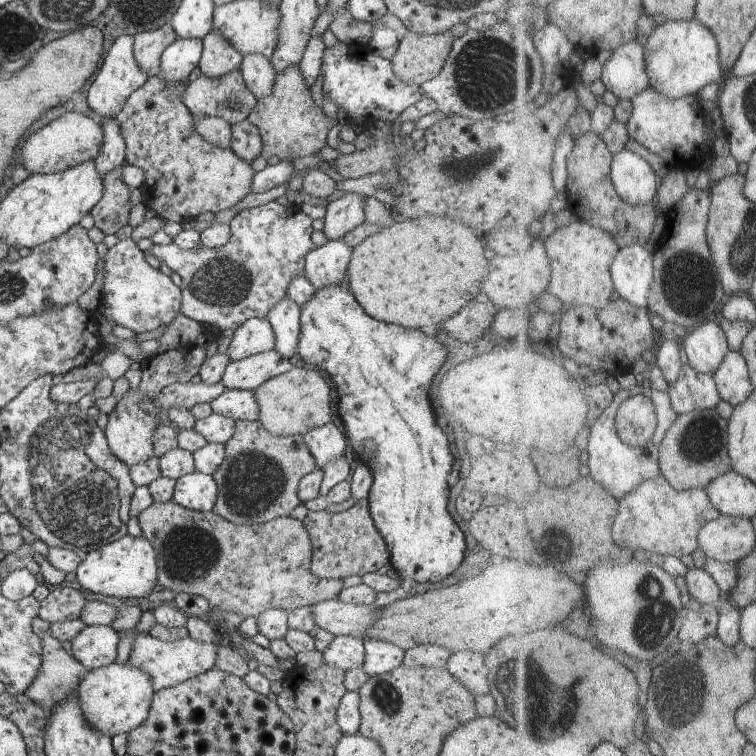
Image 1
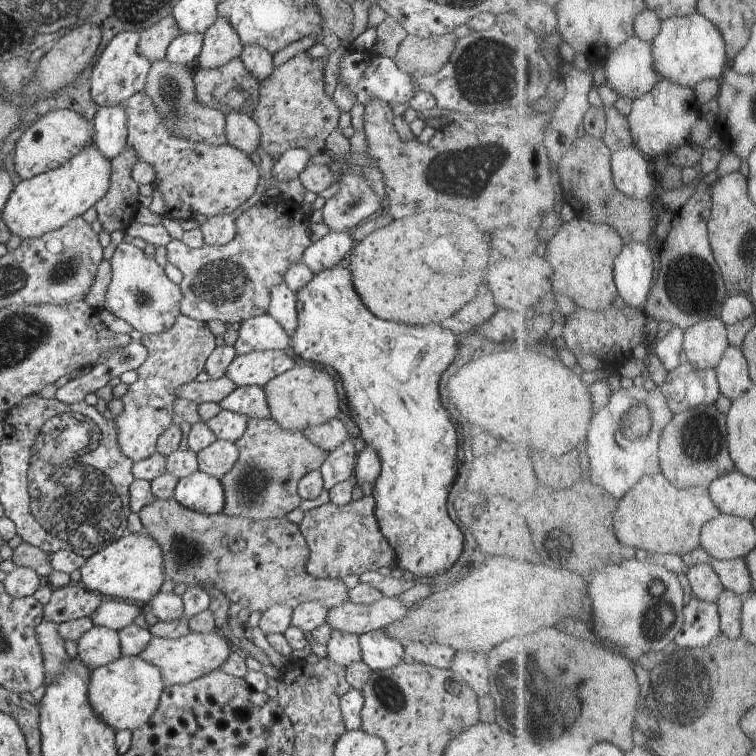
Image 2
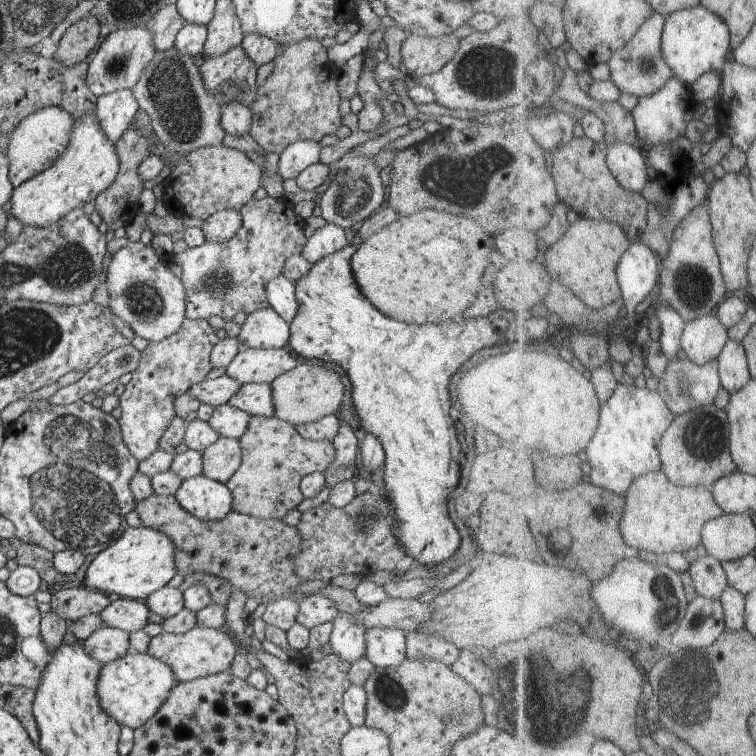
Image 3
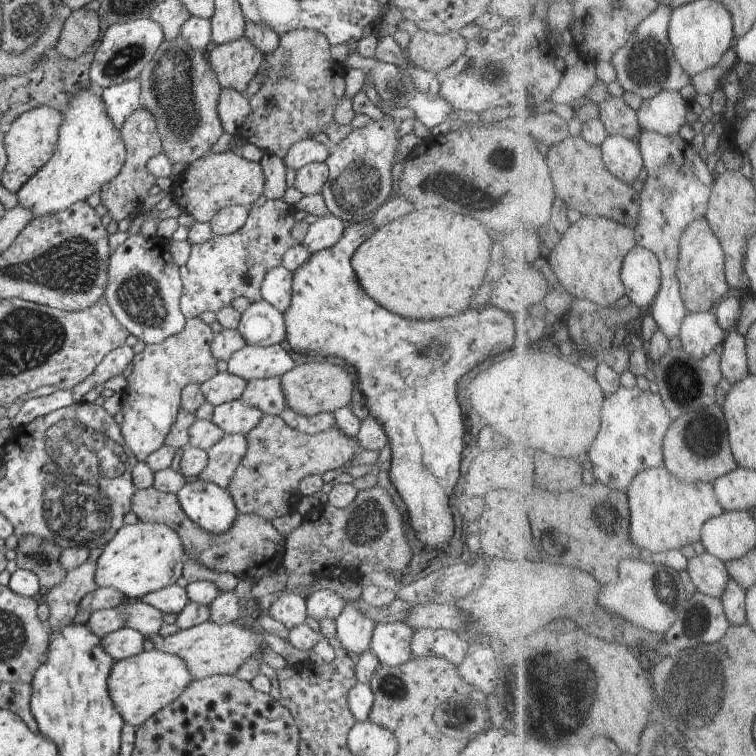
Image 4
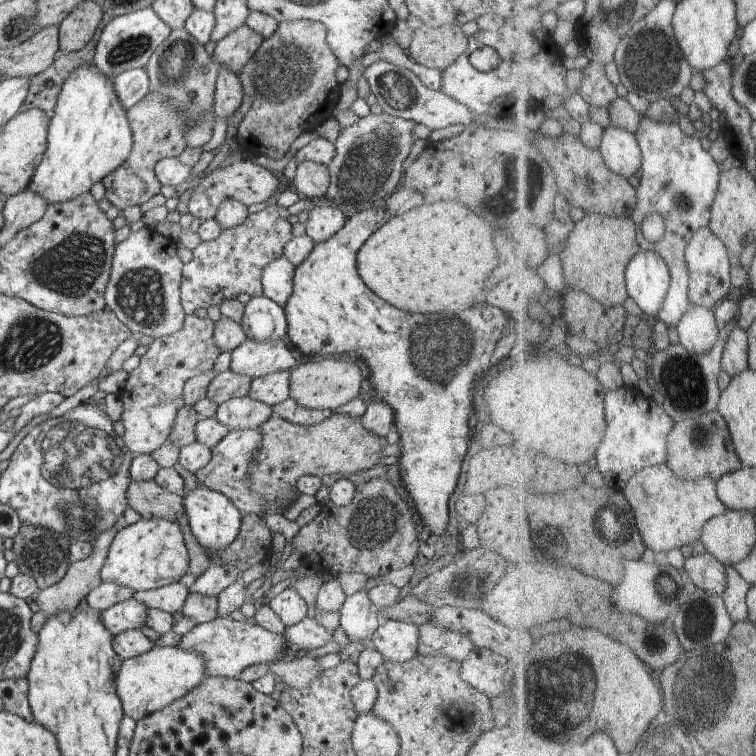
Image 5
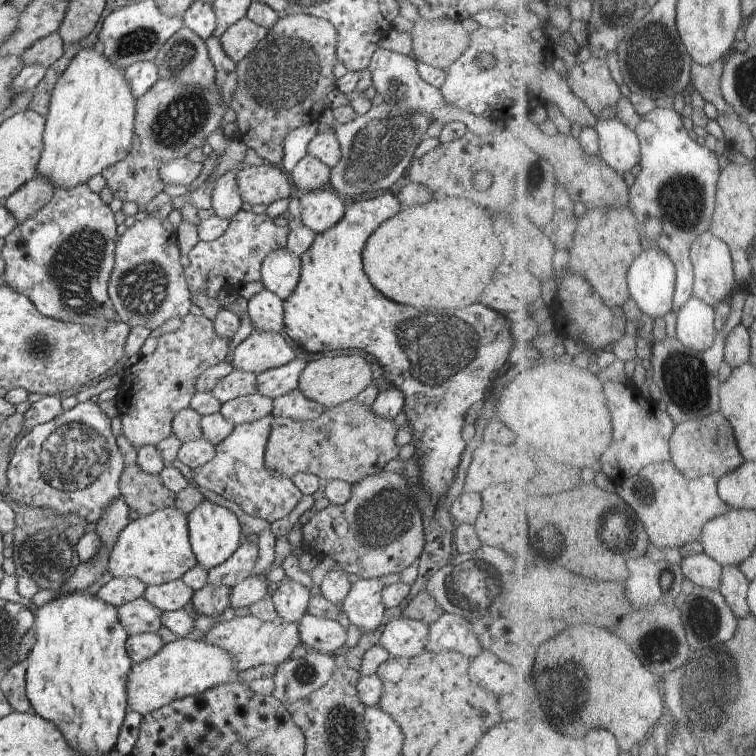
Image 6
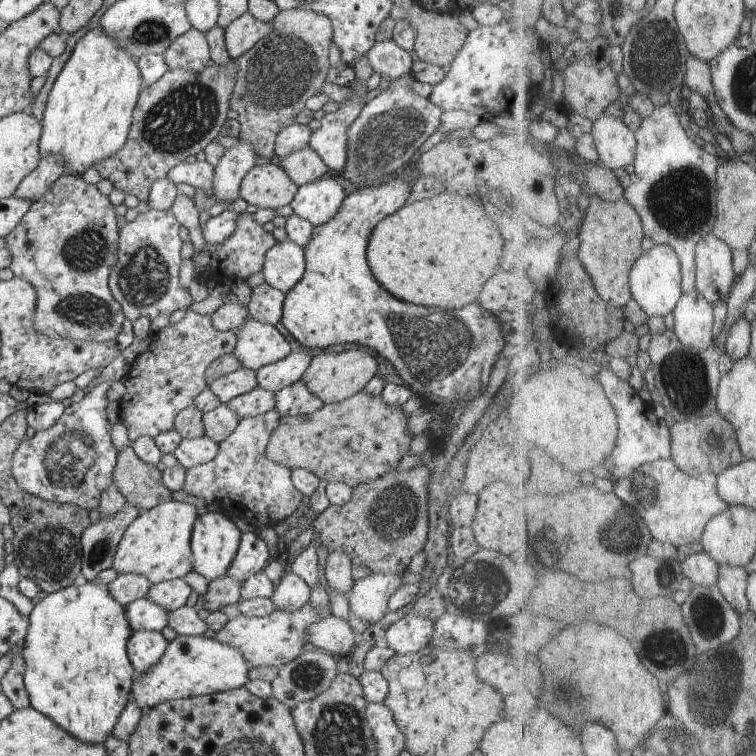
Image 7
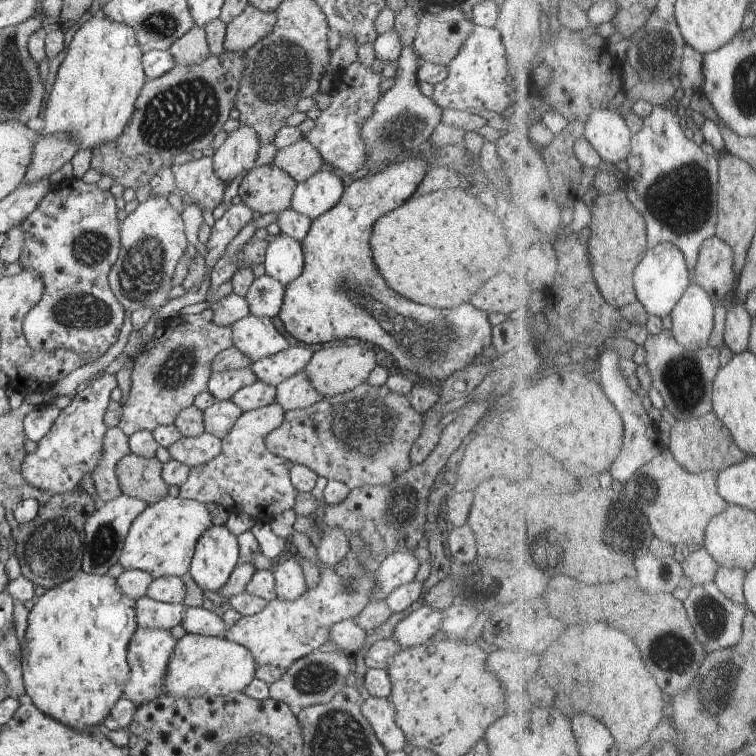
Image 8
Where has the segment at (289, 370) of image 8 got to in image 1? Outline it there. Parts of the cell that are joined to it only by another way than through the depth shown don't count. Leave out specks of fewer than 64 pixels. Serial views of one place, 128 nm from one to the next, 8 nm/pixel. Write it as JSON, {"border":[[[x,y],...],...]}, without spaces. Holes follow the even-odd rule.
{"border":[[[226,389],[211,402],[212,412],[232,420],[258,421],[260,409],[254,391]]]}

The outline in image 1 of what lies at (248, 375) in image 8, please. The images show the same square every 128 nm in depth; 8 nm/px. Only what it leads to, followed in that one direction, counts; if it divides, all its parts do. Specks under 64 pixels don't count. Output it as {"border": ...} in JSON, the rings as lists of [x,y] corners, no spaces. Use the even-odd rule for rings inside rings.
{"border":[[[191,381],[174,383],[161,390],[155,399],[155,406],[167,411],[173,406],[191,409],[196,403],[211,403],[226,389],[222,381],[214,386],[202,381],[196,384]]]}

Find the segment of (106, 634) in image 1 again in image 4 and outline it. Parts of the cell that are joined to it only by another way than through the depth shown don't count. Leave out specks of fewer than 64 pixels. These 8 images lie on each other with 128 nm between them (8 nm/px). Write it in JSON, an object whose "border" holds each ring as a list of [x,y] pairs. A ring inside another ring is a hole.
{"border":[[[122,627],[104,636],[100,648],[109,654],[114,662],[118,662],[144,651],[144,637],[136,630]]]}

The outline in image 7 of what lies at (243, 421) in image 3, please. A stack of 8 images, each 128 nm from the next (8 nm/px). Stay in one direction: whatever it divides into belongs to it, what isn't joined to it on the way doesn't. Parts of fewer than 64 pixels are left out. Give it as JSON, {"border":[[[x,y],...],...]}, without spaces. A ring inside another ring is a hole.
{"border":[[[257,386],[254,390],[229,400],[226,406],[234,410],[239,419],[258,416],[275,409],[275,394]]]}

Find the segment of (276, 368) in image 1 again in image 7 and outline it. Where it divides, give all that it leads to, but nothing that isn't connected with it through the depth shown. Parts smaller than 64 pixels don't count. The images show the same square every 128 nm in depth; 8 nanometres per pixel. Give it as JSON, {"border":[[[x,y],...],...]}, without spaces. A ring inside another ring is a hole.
{"border":[[[248,320],[236,331],[237,343],[233,352],[245,369],[260,370],[291,353],[290,342],[272,324]]]}

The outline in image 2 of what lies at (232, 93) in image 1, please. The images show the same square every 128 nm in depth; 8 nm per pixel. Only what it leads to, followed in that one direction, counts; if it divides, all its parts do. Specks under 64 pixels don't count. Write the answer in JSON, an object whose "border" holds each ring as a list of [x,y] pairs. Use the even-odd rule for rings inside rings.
{"border":[[[240,57],[230,60],[226,66],[216,70],[194,69],[193,81],[195,84],[196,100],[204,106],[211,106],[213,109],[228,108],[230,112],[238,108],[240,112],[251,114],[259,101],[258,78],[254,78]],[[228,90],[240,90],[246,92],[246,98],[240,98],[244,102],[234,102],[234,106],[228,106],[222,98]],[[220,100],[220,102],[218,102]]]}

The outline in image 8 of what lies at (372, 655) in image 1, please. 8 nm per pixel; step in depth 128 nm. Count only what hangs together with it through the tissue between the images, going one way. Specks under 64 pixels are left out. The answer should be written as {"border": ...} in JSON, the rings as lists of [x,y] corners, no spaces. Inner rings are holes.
{"border":[[[424,605],[395,626],[391,639],[398,642],[404,650],[426,644],[438,637],[443,618],[442,610]]]}

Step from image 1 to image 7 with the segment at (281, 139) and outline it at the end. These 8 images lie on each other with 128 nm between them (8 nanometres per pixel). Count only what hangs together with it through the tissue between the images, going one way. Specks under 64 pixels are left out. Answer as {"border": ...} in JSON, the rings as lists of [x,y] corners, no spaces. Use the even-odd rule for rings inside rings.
{"border":[[[302,9],[279,10],[278,16],[273,20],[273,31],[270,32],[270,36],[258,40],[246,54],[234,60],[237,82],[229,100],[230,109],[238,112],[237,120],[241,126],[239,140],[250,142],[260,161],[276,160],[275,144],[278,134],[296,123],[296,116],[306,109],[307,100],[321,94],[320,90],[328,78],[328,70],[331,67],[328,52],[333,40],[332,24],[327,16]]]}

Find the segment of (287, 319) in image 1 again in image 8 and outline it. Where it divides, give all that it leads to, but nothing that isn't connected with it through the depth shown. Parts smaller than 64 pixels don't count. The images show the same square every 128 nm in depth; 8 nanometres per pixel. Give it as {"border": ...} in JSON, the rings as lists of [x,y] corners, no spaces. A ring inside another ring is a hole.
{"border":[[[281,232],[276,240],[269,242],[263,263],[268,276],[278,280],[282,286],[288,286],[304,268],[305,256],[301,242]]]}

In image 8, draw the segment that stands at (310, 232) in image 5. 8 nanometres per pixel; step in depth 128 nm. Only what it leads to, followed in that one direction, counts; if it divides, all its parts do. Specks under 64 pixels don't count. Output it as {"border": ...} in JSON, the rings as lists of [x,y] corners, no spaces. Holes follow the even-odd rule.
{"border":[[[320,169],[308,180],[297,183],[290,207],[316,220],[340,202],[344,189],[342,179],[333,171]]]}

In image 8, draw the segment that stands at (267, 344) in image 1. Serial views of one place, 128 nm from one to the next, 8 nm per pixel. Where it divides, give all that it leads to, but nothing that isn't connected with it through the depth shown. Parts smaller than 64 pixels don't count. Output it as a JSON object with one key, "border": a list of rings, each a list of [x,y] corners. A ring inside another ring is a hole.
{"border":[[[267,273],[255,278],[245,298],[248,301],[249,314],[272,320],[279,315],[284,295],[285,286]]]}

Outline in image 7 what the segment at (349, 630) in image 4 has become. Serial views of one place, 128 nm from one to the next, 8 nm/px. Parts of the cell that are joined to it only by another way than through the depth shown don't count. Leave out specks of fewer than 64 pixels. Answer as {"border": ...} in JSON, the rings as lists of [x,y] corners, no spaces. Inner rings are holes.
{"border":[[[370,573],[353,584],[346,596],[352,617],[370,624],[379,622],[386,612],[388,598],[403,585],[402,575]]]}

